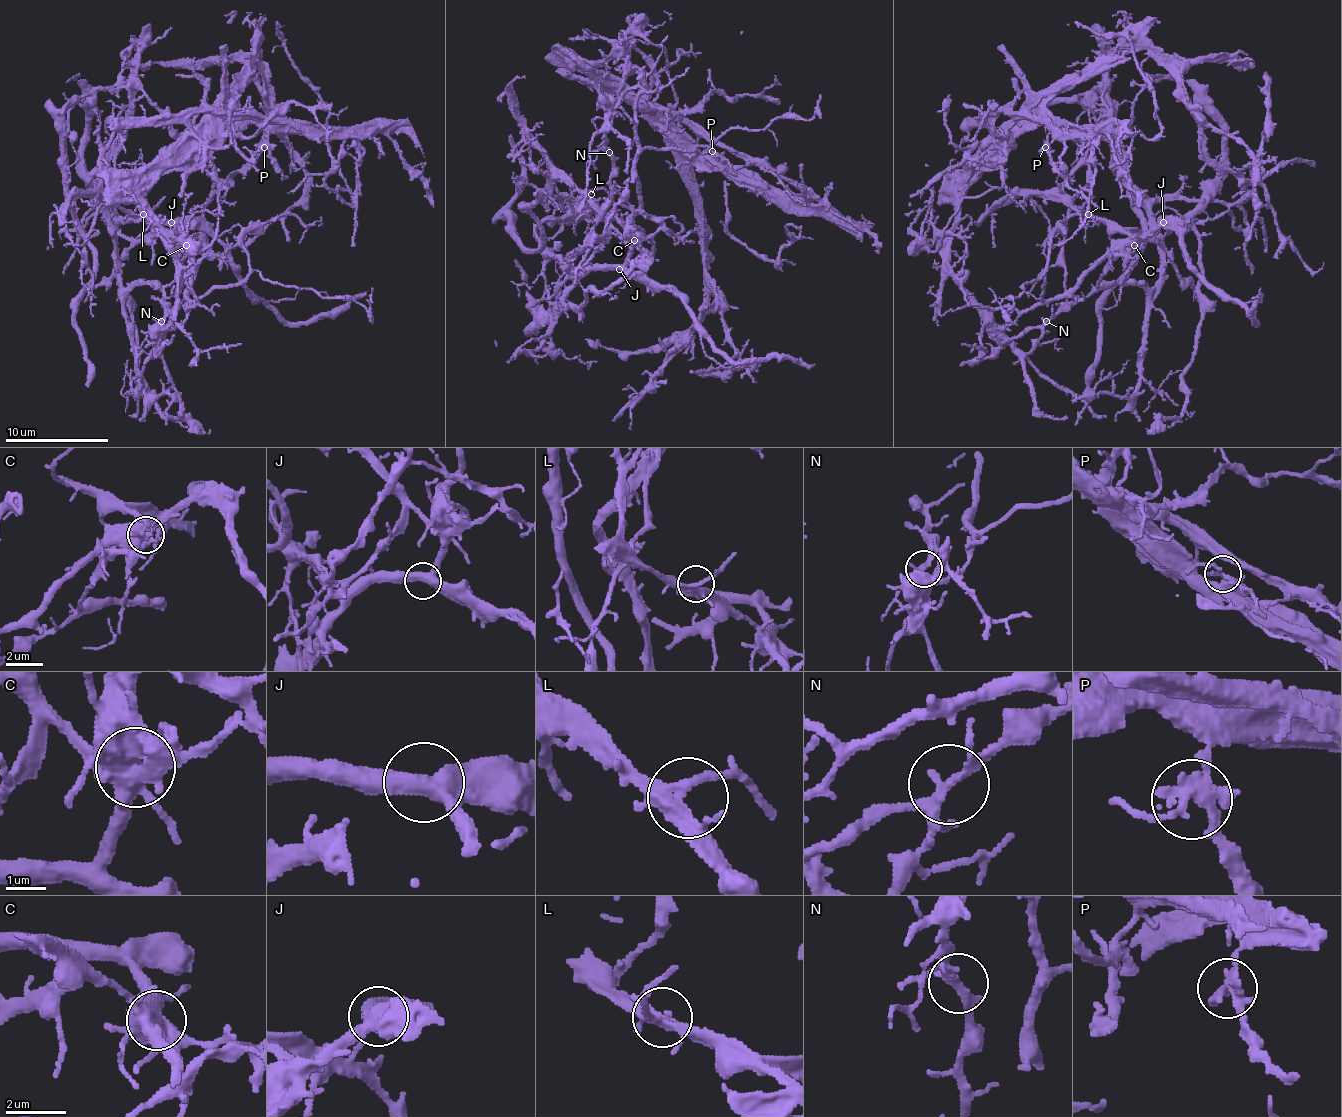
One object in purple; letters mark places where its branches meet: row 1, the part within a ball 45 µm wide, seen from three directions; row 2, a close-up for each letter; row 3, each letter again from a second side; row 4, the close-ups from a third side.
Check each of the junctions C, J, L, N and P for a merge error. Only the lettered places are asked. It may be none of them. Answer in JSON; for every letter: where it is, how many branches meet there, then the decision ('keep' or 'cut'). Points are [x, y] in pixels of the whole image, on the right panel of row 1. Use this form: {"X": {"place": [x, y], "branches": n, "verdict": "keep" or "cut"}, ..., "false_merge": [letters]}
{"C": {"place": [1134, 245], "branches": 4, "verdict": "cut"}, "J": {"place": [1163, 222], "branches": 3, "verdict": "keep"}, "L": {"place": [1088, 214], "branches": 5, "verdict": "keep"}, "N": {"place": [1046, 321], "branches": 5, "verdict": "cut"}, "P": {"place": [1045, 147], "branches": 5, "verdict": "keep"}, "false_merge": ["C", "N"]}

